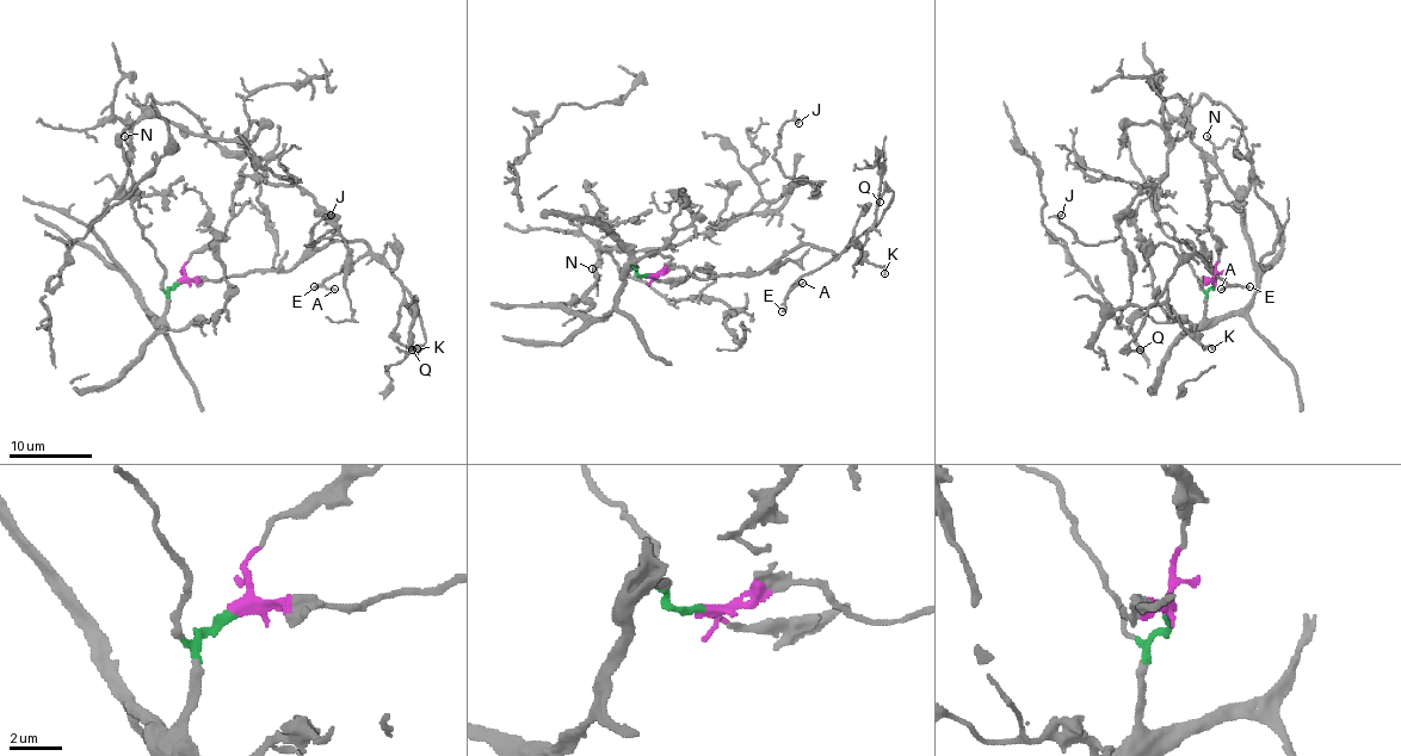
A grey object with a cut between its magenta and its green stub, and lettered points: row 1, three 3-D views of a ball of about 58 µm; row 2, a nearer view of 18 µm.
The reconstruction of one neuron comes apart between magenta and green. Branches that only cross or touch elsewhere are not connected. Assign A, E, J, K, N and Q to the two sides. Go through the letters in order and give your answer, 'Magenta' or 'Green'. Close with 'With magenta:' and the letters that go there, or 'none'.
A: Magenta
E: Magenta
J: Green
K: Magenta
N: Green
Q: Magenta
With magenta: A, E, K, Q

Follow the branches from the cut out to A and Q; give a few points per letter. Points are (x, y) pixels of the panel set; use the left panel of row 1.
A: (180, 282), (217, 282), (257, 271), (291, 271), (333, 242), (360, 242), (369, 249), (322, 283), (335, 289)
Q: (180, 282), (291, 271), (333, 242), (362, 242), (418, 310), (426, 341), (412, 349)

